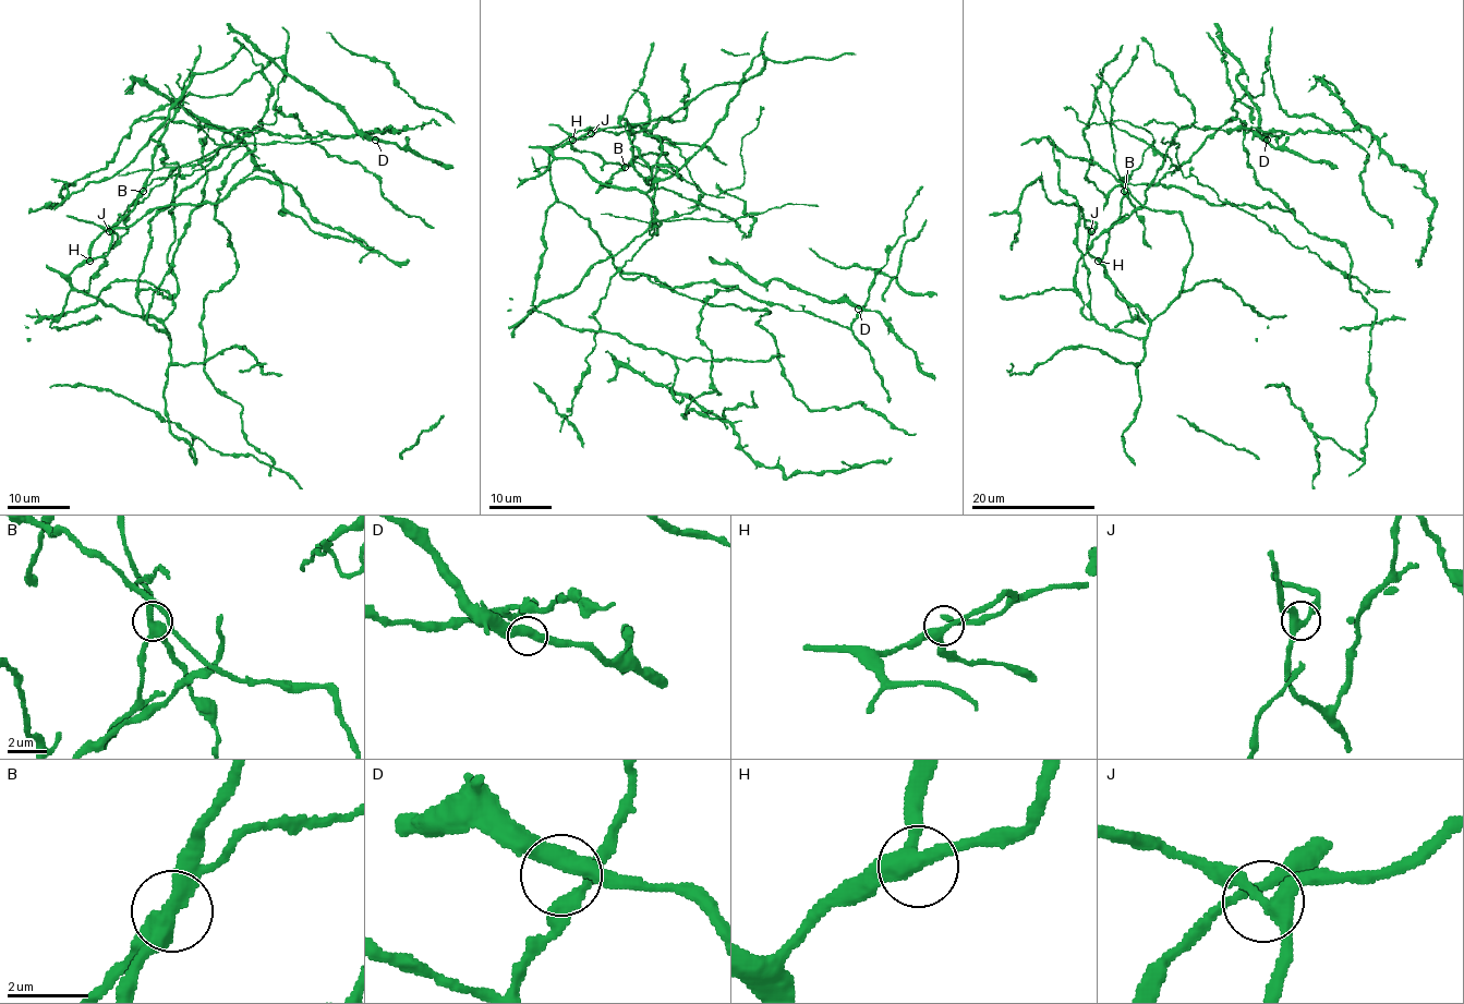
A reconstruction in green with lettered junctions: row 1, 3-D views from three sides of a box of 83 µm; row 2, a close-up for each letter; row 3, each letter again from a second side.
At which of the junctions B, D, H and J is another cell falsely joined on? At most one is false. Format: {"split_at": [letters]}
{"split_at": ["B"]}

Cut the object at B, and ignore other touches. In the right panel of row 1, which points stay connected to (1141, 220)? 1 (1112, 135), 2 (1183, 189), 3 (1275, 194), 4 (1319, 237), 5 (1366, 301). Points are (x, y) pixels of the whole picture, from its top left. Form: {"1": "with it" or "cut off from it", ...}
{"1": "cut off from it", "2": "cut off from it", "3": "cut off from it", "4": "cut off from it", "5": "cut off from it"}

